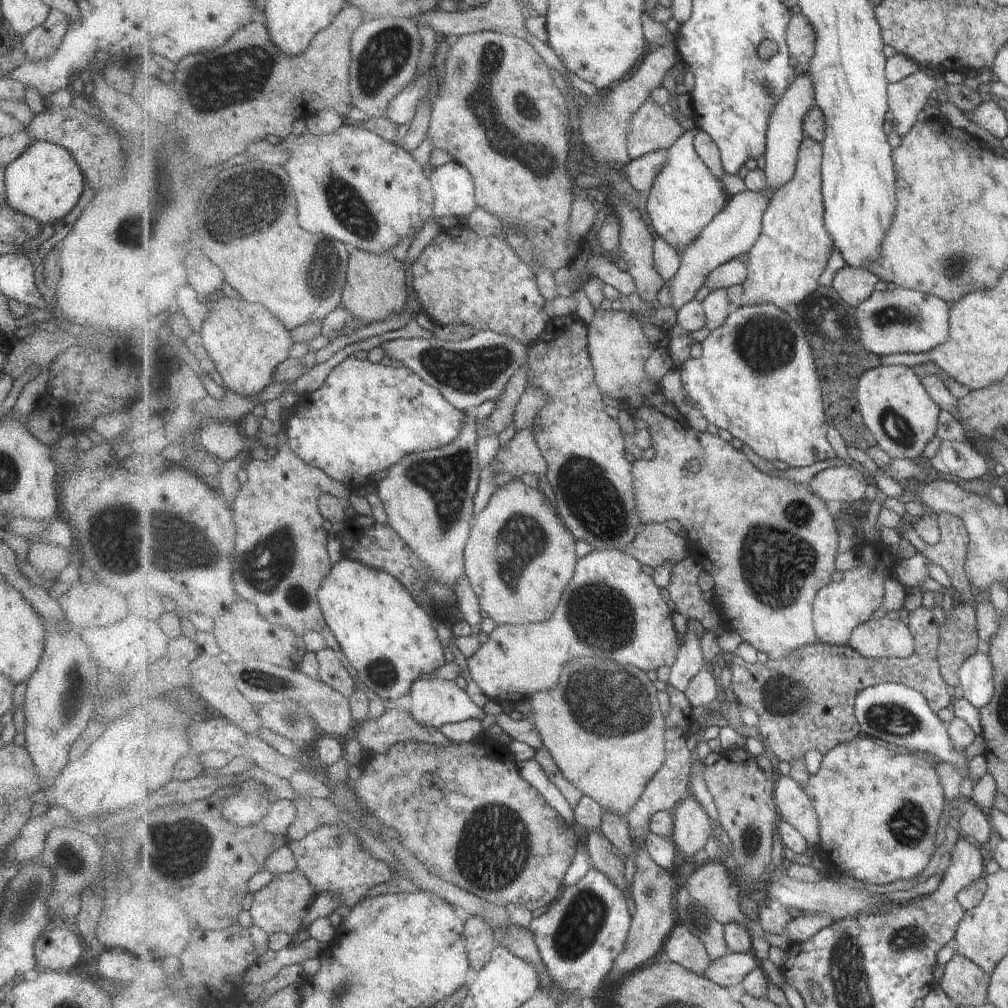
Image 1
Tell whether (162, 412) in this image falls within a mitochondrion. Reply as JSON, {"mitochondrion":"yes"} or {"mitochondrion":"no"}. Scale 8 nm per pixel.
{"mitochondrion":"no"}

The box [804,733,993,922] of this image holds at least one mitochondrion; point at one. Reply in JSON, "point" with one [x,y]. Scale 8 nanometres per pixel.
{"point":[907,821]}

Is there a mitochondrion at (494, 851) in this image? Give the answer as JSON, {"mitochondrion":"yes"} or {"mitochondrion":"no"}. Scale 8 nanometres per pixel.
{"mitochondrion":"yes"}

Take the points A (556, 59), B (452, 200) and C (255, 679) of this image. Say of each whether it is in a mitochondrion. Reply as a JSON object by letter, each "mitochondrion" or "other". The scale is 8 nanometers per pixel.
{"A":"other","B":"other","C":"mitochondrion"}

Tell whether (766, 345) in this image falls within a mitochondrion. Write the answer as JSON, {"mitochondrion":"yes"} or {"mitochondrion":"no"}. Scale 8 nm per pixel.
{"mitochondrion":"yes"}

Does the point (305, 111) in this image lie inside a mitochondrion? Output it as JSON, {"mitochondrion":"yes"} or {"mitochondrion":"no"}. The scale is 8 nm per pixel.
{"mitochondrion":"no"}

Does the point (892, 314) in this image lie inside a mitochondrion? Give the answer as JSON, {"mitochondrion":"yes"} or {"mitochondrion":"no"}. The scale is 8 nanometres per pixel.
{"mitochondrion":"yes"}

